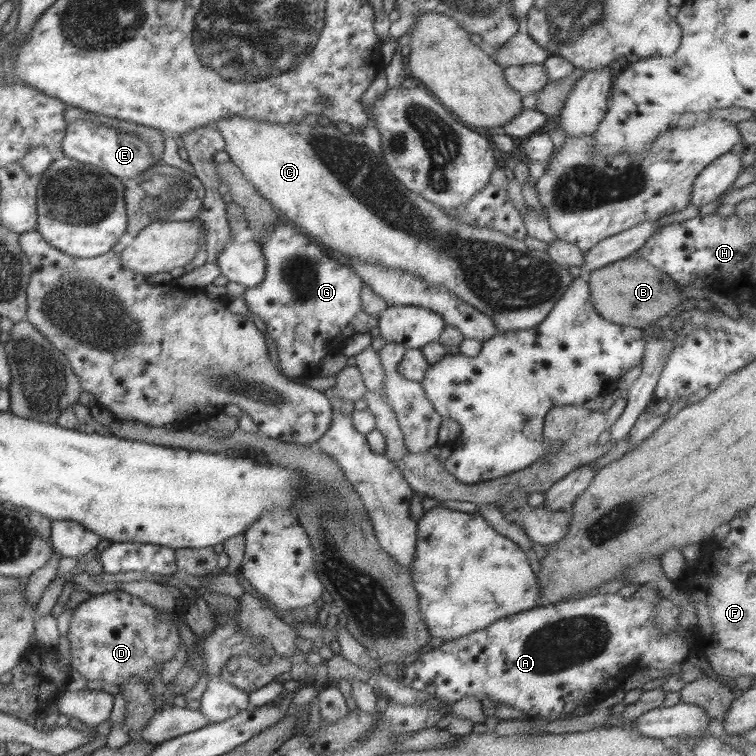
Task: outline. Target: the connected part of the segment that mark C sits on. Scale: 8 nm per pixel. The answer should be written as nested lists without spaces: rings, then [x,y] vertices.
[[[231,116],[231,118],[217,120],[214,128],[223,137],[223,142],[225,143],[223,150],[227,152],[229,160],[239,168],[241,174],[254,186],[255,191],[279,211],[281,218],[288,218],[291,222],[294,222],[295,227],[301,233],[311,236],[317,242],[321,242],[323,247],[336,257],[340,255],[342,258],[345,256],[361,258],[367,264],[383,264],[385,268],[405,270],[405,272],[409,272],[409,274],[413,274],[417,278],[423,278],[429,286],[443,286],[455,298],[467,302],[467,304],[470,304],[473,308],[485,314],[485,316],[491,317],[499,332],[525,330],[538,325],[547,316],[549,310],[553,308],[553,304],[561,298],[561,295],[567,290],[567,286],[573,280],[571,274],[569,274],[568,267],[553,262],[551,257],[547,255],[547,251],[531,250],[525,246],[523,239],[511,238],[487,226],[477,227],[467,223],[459,223],[459,221],[451,219],[449,215],[445,215],[435,203],[424,200],[417,194],[410,192],[391,174],[387,164],[385,164],[380,147],[380,134],[372,123],[355,134],[351,130],[341,126],[335,127],[324,121],[319,121],[315,126],[305,123],[303,120],[299,120],[297,124],[271,124],[271,122],[265,122],[265,120],[251,120],[251,118]]]

